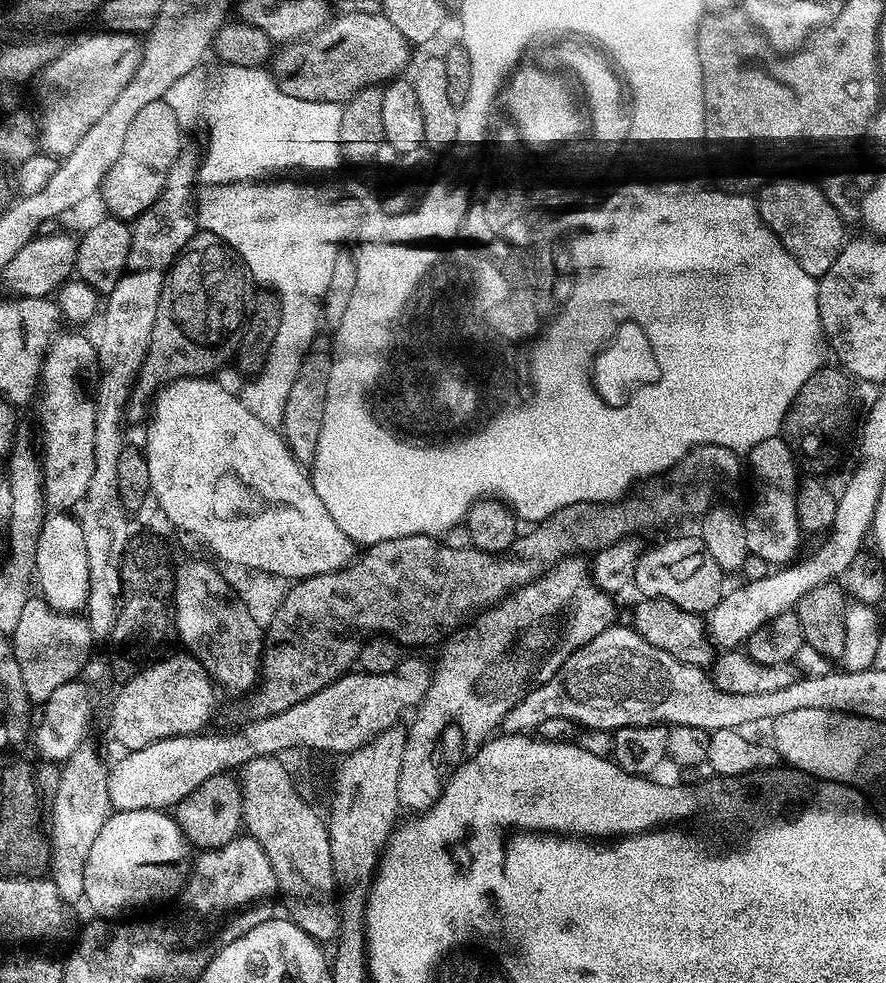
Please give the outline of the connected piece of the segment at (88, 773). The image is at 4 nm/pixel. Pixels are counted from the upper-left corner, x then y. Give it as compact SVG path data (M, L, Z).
M79 748L68 756L54 800L50 802L50 833L52 843L49 877L58 888L59 896L67 904L80 902L85 890L85 866L98 832L112 813L109 802L107 776L109 769L87 748Z

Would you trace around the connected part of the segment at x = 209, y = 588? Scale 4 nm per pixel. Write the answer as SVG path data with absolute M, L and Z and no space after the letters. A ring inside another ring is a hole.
M196 560L179 565L176 568L173 607L175 633L187 647L185 649L199 661L203 671L224 686L227 693L240 694L250 689L253 691L261 677L259 668L248 668L248 672L244 672L244 632L261 632L261 626L256 624L239 598L232 595L231 588L225 582L221 571L216 566L214 568Z

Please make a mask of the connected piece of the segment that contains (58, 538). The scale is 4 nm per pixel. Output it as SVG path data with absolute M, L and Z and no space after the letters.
M62 512L47 513L44 517L43 526L39 532L38 545L35 546L35 566L36 566L36 584L40 586L41 597L56 612L66 612L69 614L81 611L86 604L89 594L89 570L88 555L85 545L84 535L81 524L77 518Z

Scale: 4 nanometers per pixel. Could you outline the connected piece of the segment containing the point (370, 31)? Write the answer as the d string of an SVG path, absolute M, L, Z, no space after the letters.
M345 12L345 16L333 15L328 23L322 25L312 36L303 36L301 40L291 41L272 52L270 75L278 90L282 90L282 94L290 94L290 98L302 98L306 102L334 102L343 105L363 88L391 81L405 71L410 62L410 45L404 35L394 27L394 22L390 22L390 18L386 18L383 12Z

